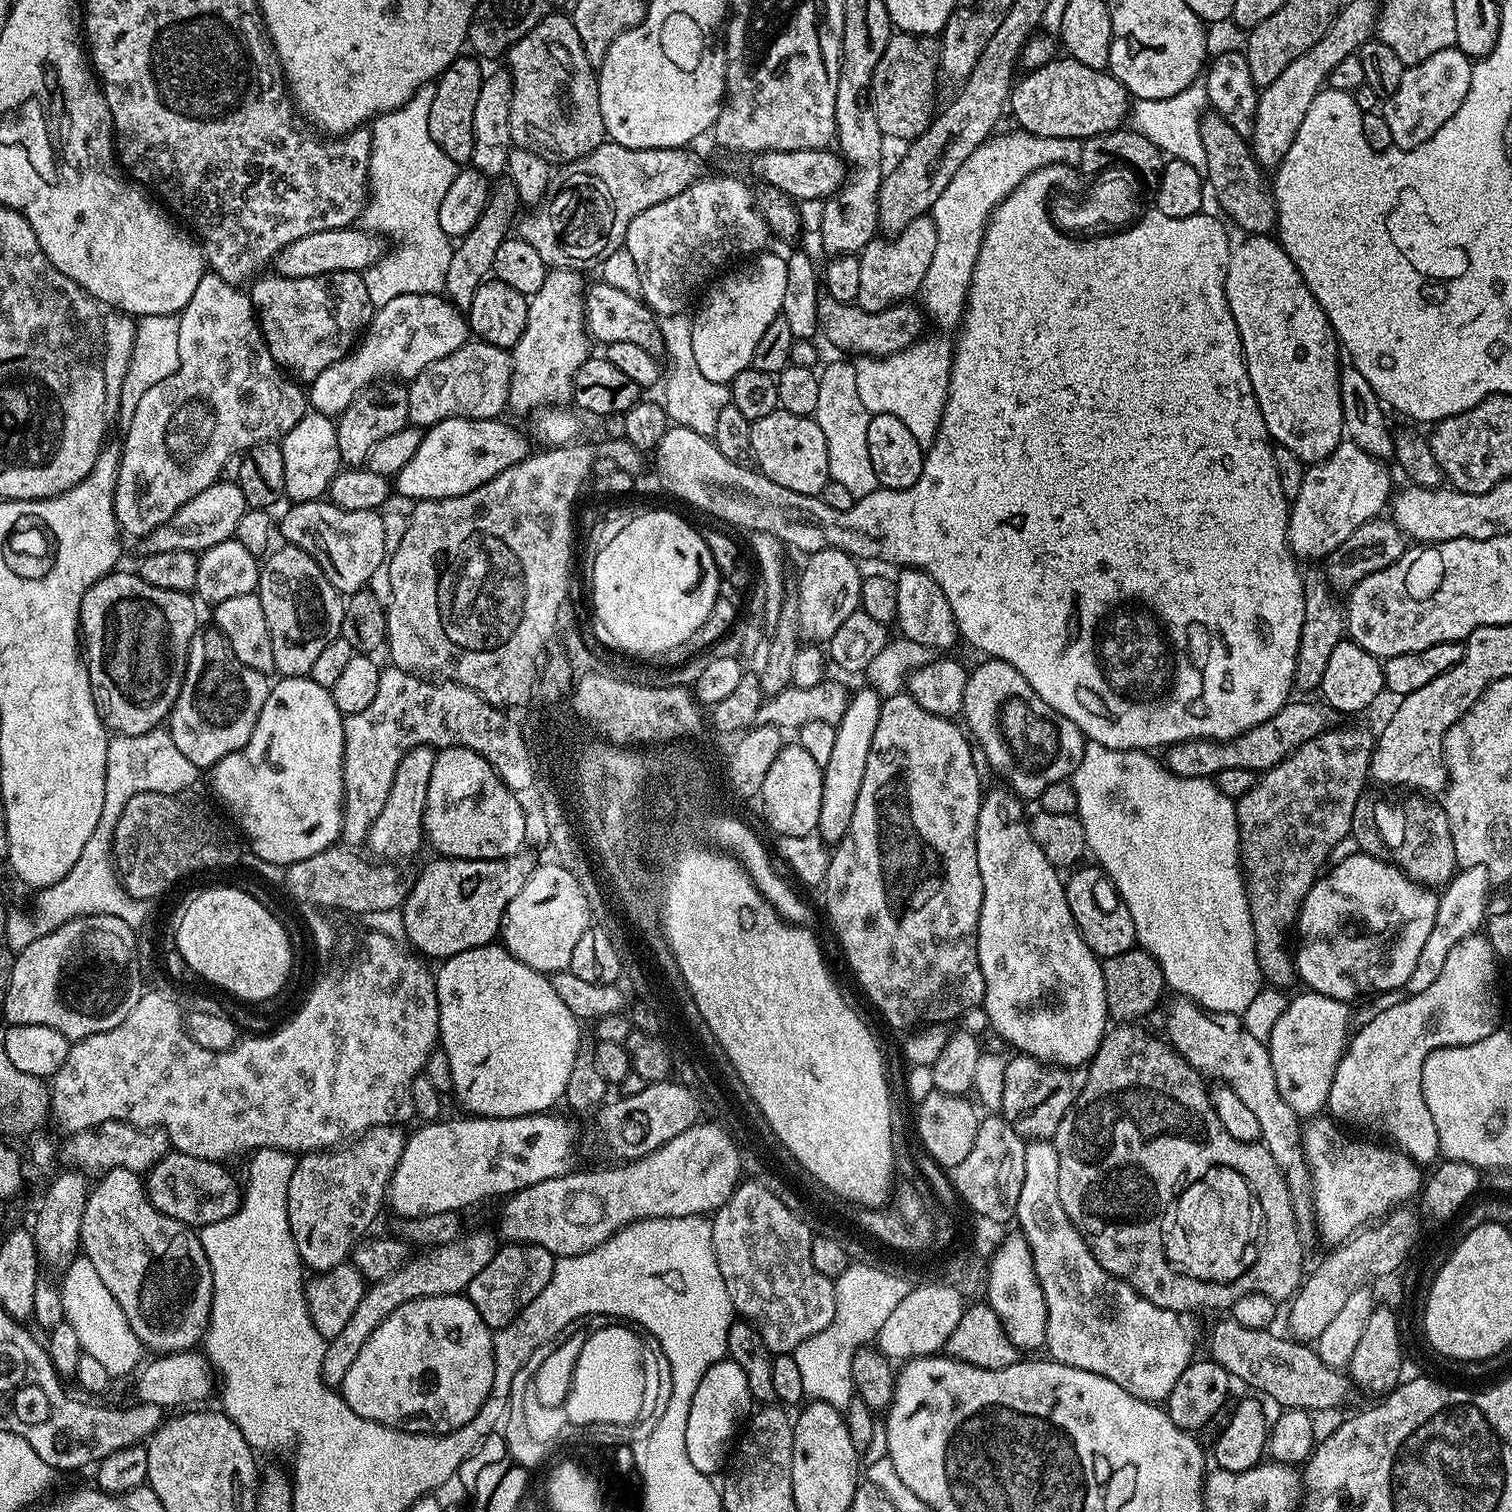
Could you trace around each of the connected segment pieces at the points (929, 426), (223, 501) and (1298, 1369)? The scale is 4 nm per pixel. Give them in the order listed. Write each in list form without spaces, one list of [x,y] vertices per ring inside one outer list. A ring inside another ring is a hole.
[[[925,335],[923,338],[903,348],[900,352],[900,364],[889,356],[883,358],[860,358],[855,361],[857,372],[858,398],[870,414],[890,414],[899,420],[900,425],[914,437],[921,446],[931,445],[936,439],[936,430],[940,427],[940,418],[944,413],[944,402],[948,397],[948,371],[952,368],[954,344],[944,336]],[[896,368],[900,368],[900,384],[896,384]]]
[[[219,479],[216,483],[206,486],[202,494],[190,498],[190,502],[182,505],[168,521],[160,524],[149,536],[143,537],[143,551],[149,553],[182,550],[201,554],[208,548],[217,547],[220,543],[233,539],[242,514],[248,509],[239,483]]]
[[[1225,1318],[1225,1320],[1220,1320],[1216,1325],[1213,1326],[1212,1329],[1208,1332],[1208,1352],[1207,1355],[1211,1357],[1211,1359],[1215,1360],[1217,1364],[1221,1364],[1221,1366],[1226,1369],[1229,1374],[1229,1377],[1241,1380],[1244,1384],[1249,1384],[1252,1388],[1257,1388],[1260,1392],[1269,1392],[1270,1395],[1273,1396],[1274,1399],[1277,1400],[1278,1403],[1284,1404],[1285,1409],[1290,1408],[1302,1408],[1305,1410],[1313,1410],[1312,1408],[1336,1408],[1340,1403],[1344,1400],[1344,1380],[1346,1384],[1346,1376],[1343,1371],[1331,1368],[1330,1366],[1326,1366],[1326,1362],[1322,1362],[1322,1358],[1316,1353],[1315,1347],[1309,1346],[1307,1343],[1301,1342],[1295,1338],[1289,1338],[1287,1335],[1284,1336],[1275,1336],[1272,1333],[1272,1330],[1265,1330],[1262,1328],[1247,1328],[1246,1326],[1242,1326],[1236,1320],[1231,1318]]]

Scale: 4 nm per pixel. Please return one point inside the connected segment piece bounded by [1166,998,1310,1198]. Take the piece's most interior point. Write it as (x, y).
(1220, 1043)

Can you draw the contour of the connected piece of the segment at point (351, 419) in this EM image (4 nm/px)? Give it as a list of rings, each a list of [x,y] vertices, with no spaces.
[[[377,382],[369,384],[363,388],[346,406],[346,410],[341,412],[336,420],[336,433],[338,434],[338,454],[341,461],[348,466],[360,466],[365,463],[370,454],[370,450],[382,442],[382,438],[390,438],[390,434],[398,434],[398,430],[409,427],[408,423],[408,390],[400,382]]]

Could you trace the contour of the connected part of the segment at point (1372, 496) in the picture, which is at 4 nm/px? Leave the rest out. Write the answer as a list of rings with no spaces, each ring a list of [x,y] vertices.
[[[1345,439],[1325,460],[1305,471],[1302,490],[1298,490],[1298,498],[1291,501],[1288,513],[1288,545],[1297,561],[1318,560],[1328,555],[1331,557],[1340,550],[1335,548],[1351,541],[1354,530],[1361,528],[1368,520],[1377,519],[1383,513],[1380,511],[1389,507],[1394,487],[1392,488],[1392,476],[1388,473],[1388,467],[1385,461],[1366,454],[1366,450],[1359,448],[1353,440]]]

